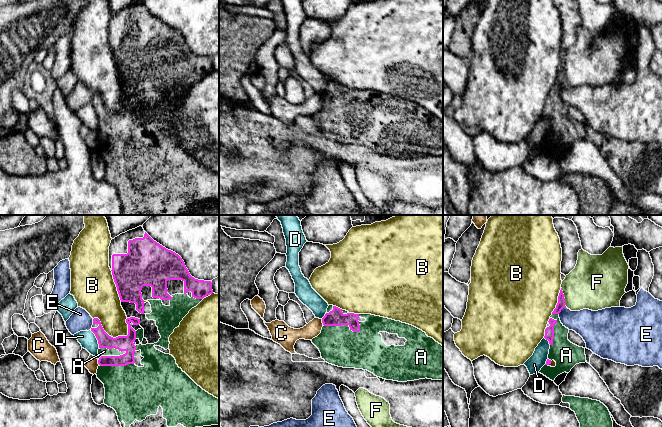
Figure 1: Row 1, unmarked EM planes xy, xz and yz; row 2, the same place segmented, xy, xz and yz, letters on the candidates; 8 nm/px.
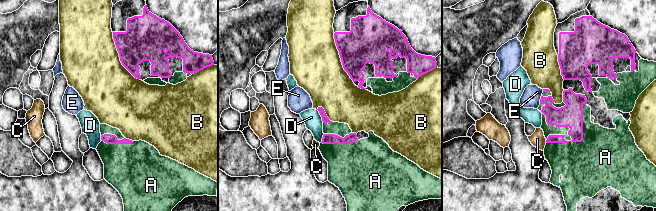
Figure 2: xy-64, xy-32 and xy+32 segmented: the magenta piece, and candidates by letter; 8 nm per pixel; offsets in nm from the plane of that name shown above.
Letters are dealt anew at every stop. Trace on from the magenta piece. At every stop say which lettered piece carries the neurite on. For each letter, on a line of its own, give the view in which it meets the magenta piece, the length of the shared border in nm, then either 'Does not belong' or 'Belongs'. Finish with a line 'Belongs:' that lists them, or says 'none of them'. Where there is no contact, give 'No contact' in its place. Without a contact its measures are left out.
A: Touches magenta in xy. Shared border 240 nm. Belongs
B: Touches magenta in xy. Shared border 320 nm. Does not belong
C: Touches magenta in xz. Shared border 50 nm. Does not belong
D: Touches magenta in xy. Shared border 160 nm. Does not belong
E: Touches magenta in yz. Shared border 90 nm. Does not belong
F: Touches magenta in yz. Shared border 170 nm. Does not belong
Belongs: A

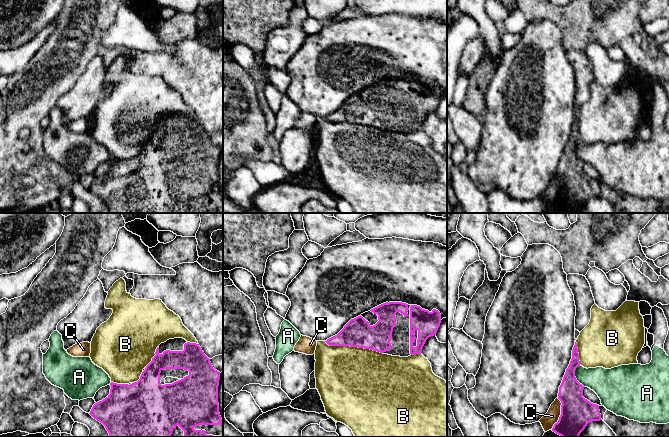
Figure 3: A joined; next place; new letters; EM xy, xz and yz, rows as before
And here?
A: Touches magenta in yz. Shared border 180 nm. Does not belong
B: Touches magenta in xz. Shared border 480 nm. Does not belong
C: Touches magenta in yz. Shared border 280 nm. Does not belong
Belongs: none of them

